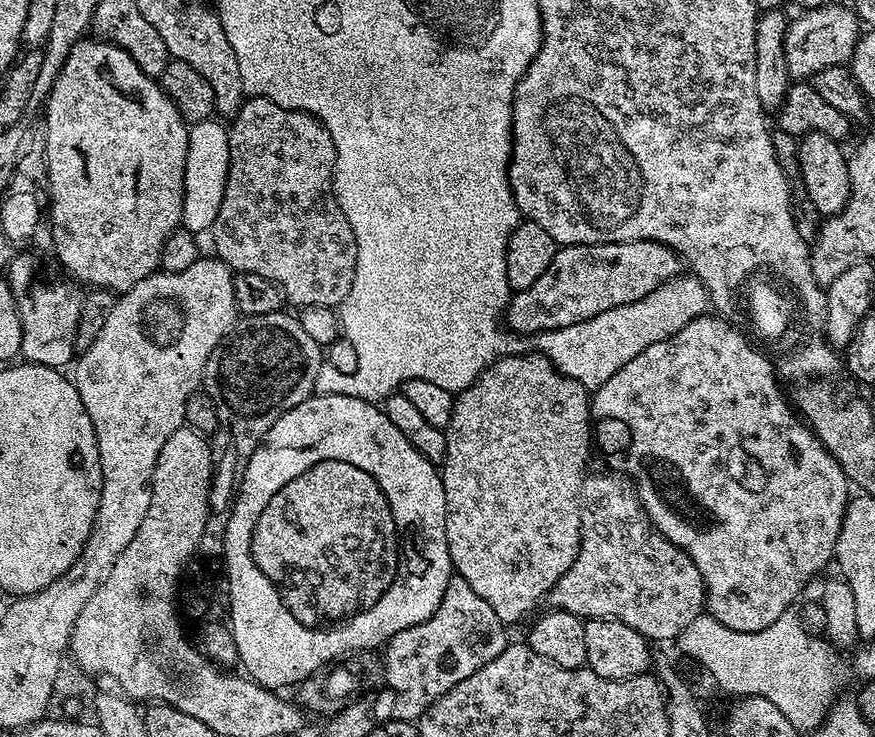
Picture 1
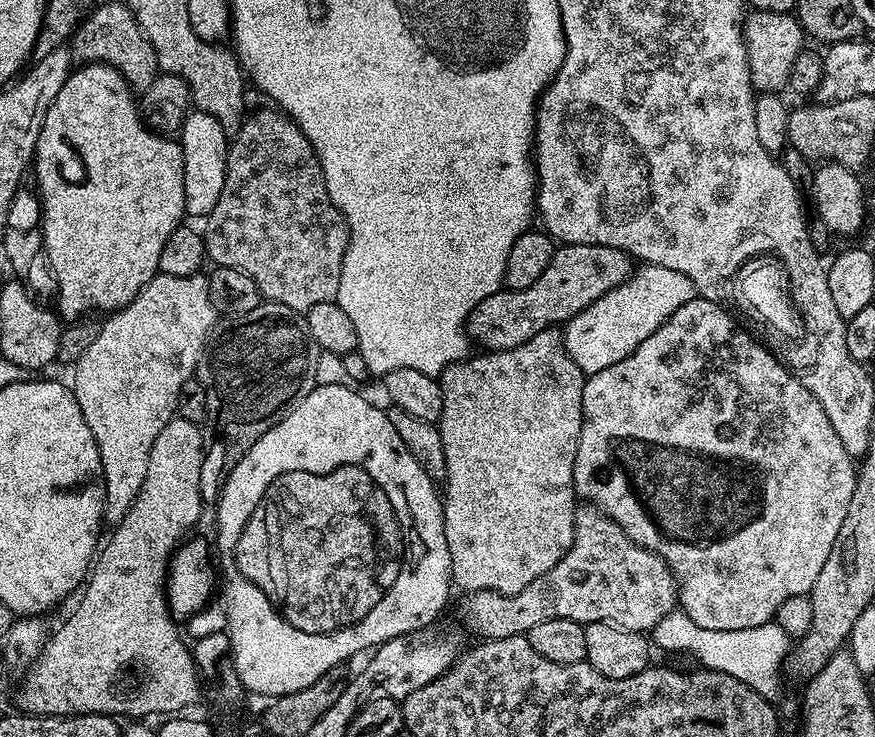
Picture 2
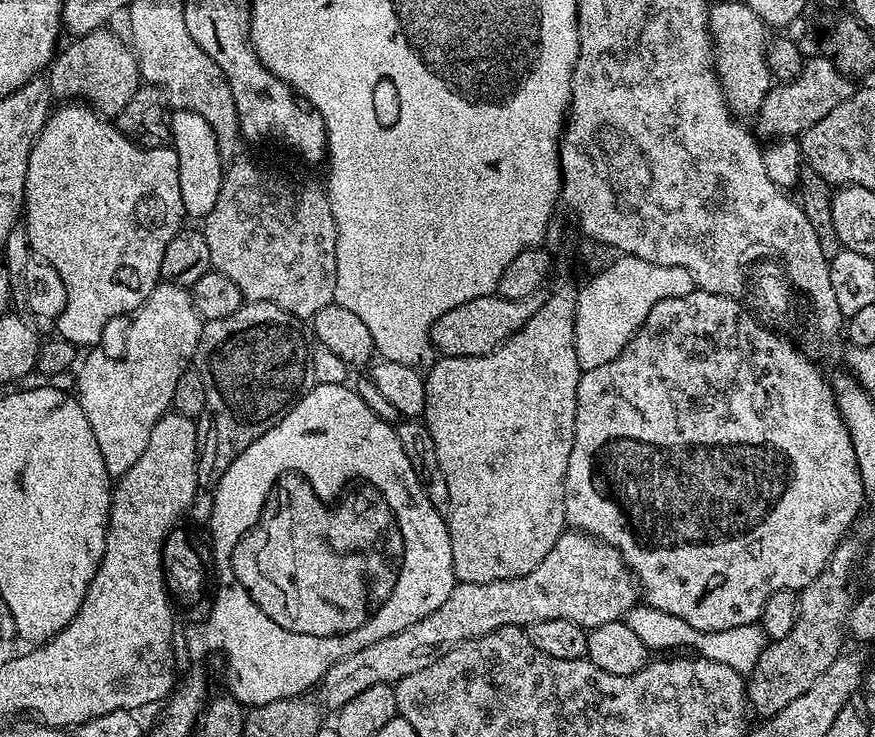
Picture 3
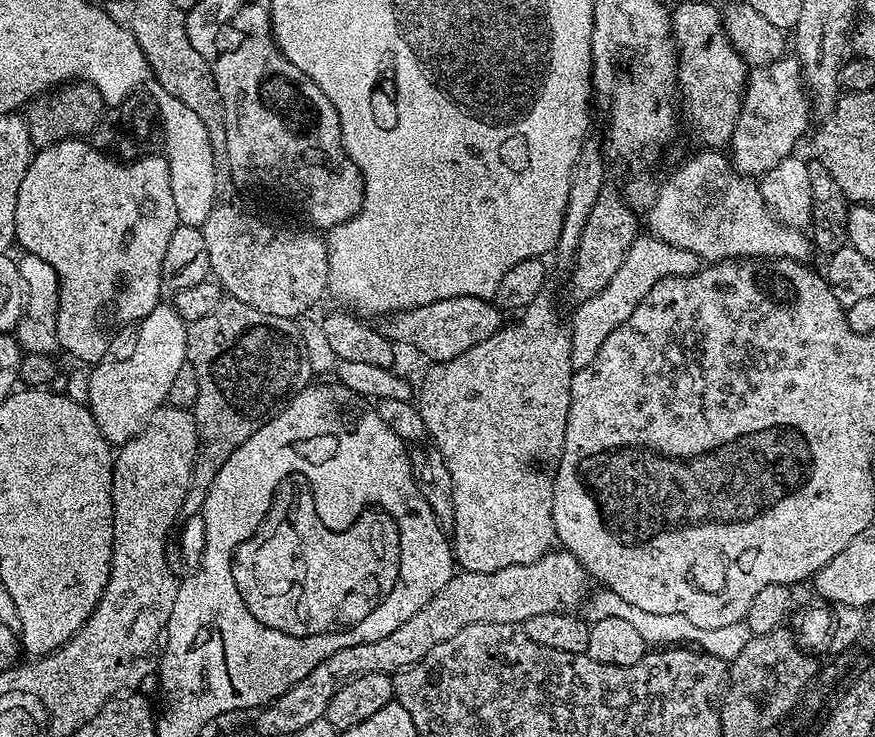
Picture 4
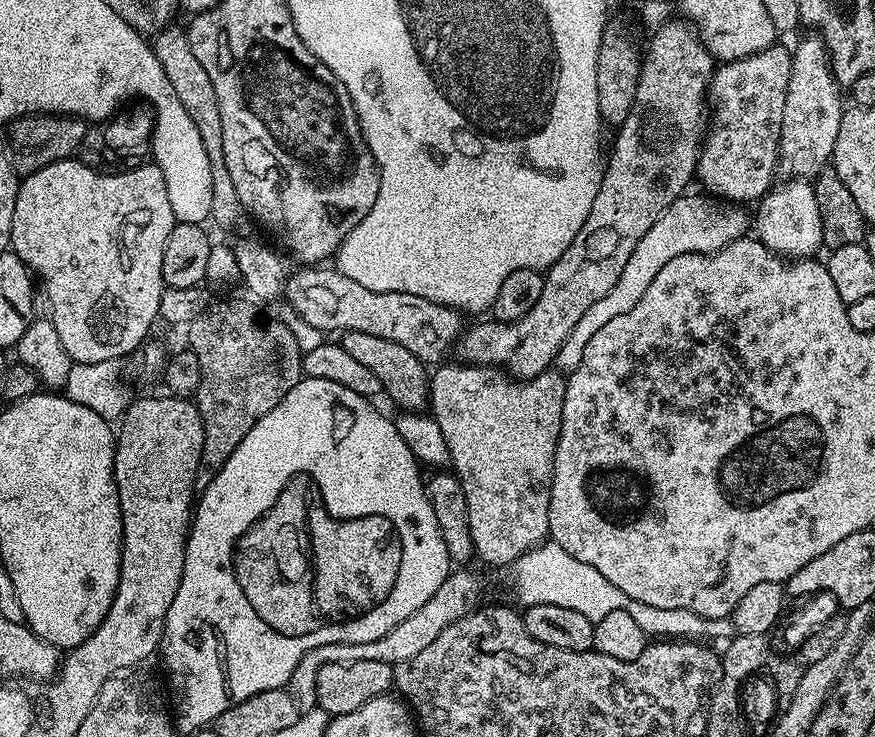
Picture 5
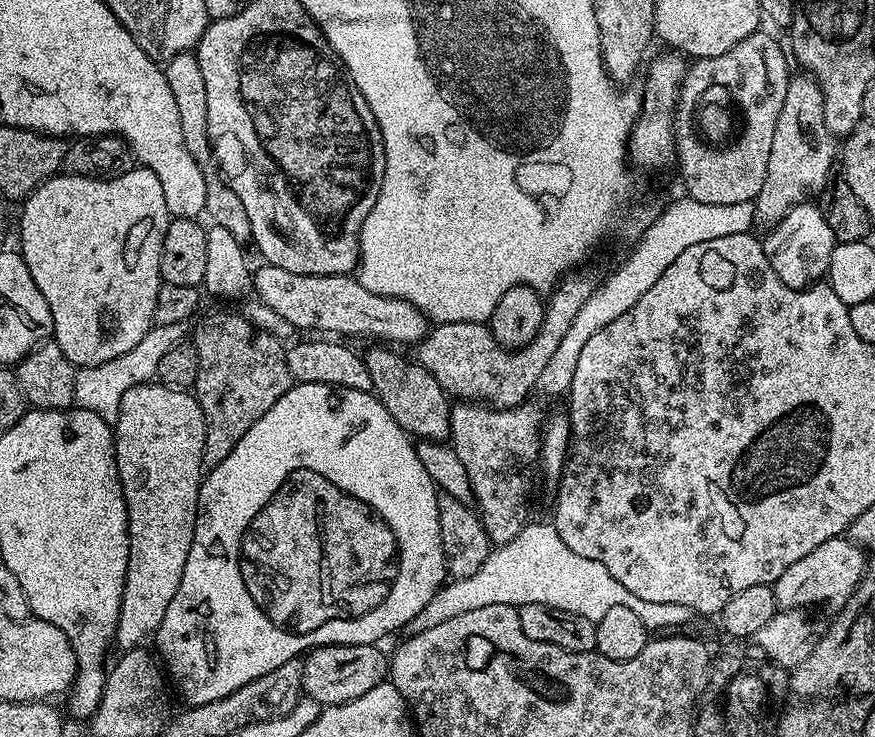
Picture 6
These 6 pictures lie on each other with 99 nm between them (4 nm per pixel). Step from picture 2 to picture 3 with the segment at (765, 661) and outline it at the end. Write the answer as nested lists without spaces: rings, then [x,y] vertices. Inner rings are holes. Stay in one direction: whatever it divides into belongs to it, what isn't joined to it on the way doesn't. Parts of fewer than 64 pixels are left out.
[[[637,603],[636,607],[628,611],[626,622],[642,642],[653,653],[664,654],[667,648],[693,648],[693,653],[699,654],[703,659],[722,662],[722,666],[730,666],[730,670],[747,674],[754,670],[762,650],[766,647],[766,637],[759,623],[746,626],[734,626],[734,630],[718,630],[717,632],[703,632],[694,630],[690,622],[682,622],[674,614],[666,614],[666,610],[651,608],[646,603]]]

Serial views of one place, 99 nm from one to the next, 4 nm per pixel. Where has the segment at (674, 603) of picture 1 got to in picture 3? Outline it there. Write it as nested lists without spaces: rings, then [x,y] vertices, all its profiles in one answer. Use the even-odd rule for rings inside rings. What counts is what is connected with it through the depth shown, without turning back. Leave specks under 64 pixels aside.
[[[565,530],[558,542],[554,542],[554,550],[530,574],[498,582],[457,583],[450,598],[434,614],[426,614],[426,618],[414,622],[414,626],[406,626],[406,630],[398,630],[398,634],[390,634],[390,638],[370,642],[370,646],[338,658],[320,679],[318,700],[325,709],[339,710],[350,698],[358,698],[362,690],[370,690],[375,684],[395,685],[406,674],[426,670],[430,662],[450,654],[462,642],[499,628],[546,622],[546,618],[566,618],[566,622],[591,630],[606,622],[624,620],[637,603],[637,581],[618,550],[586,532]]]

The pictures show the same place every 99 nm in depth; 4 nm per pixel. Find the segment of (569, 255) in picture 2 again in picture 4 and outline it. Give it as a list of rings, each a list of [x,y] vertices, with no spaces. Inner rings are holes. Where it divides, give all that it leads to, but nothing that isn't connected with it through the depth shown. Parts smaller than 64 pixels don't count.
[[[473,296],[442,298],[426,306],[391,313],[387,317],[386,335],[397,345],[409,344],[417,348],[422,355],[429,356],[429,361],[449,360],[458,358],[458,354],[466,354],[466,350],[470,350],[470,346],[478,346],[478,342],[486,342],[486,338],[490,338],[502,327],[500,316],[501,309],[492,300]]]

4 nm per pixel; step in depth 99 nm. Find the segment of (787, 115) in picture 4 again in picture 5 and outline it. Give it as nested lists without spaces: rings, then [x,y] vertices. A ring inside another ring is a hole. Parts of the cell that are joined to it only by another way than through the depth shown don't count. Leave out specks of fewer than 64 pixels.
[[[777,42],[758,54],[721,63],[712,73],[707,98],[710,105],[710,123],[700,146],[696,176],[714,195],[721,196],[724,200],[756,202],[773,187],[772,175],[775,177],[778,172],[782,106],[786,106],[786,86],[790,82],[792,69],[791,51],[787,47],[784,49],[782,44]]]

